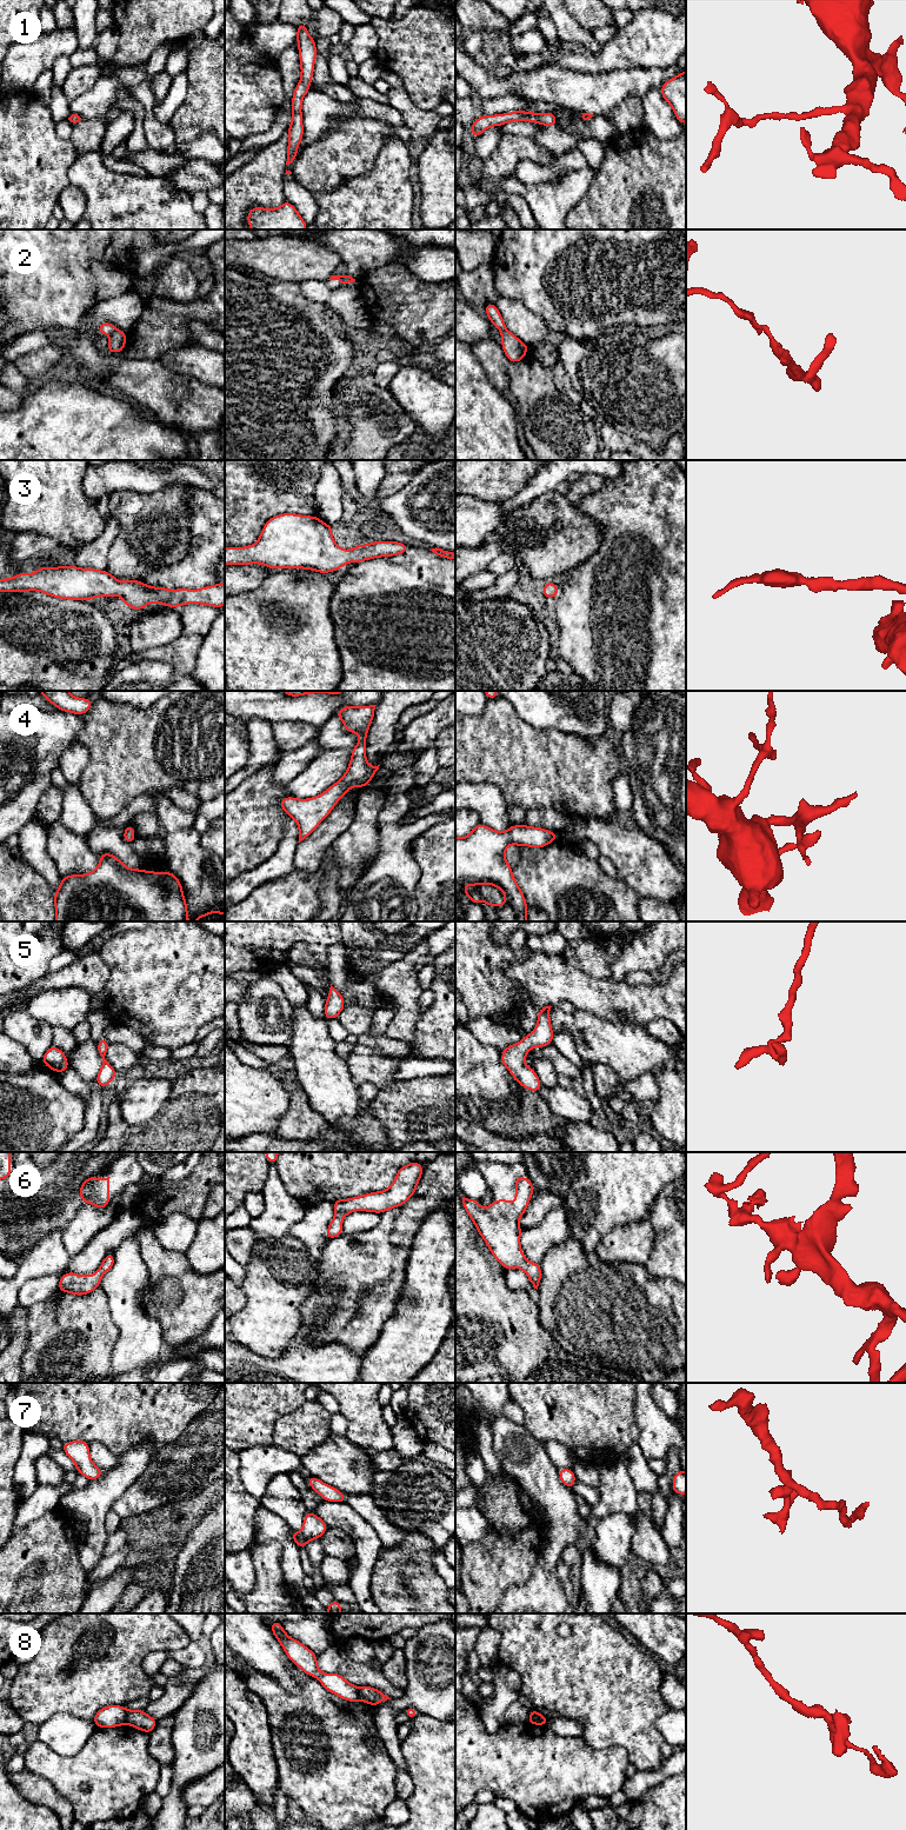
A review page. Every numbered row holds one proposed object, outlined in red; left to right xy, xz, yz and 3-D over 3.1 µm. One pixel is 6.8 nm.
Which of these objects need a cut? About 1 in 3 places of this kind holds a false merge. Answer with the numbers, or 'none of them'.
2, 8

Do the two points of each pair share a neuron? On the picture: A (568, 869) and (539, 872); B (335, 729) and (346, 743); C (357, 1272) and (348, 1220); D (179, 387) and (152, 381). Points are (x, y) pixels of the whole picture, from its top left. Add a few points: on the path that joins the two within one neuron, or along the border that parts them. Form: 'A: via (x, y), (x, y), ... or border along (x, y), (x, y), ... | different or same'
A: via (561, 872), (546, 872) | same
B: via (335, 732), (342, 739) | same
C: border along (377, 1223), (368, 1230), (342, 1233) | different
D: via (172, 387), (159, 387) | same

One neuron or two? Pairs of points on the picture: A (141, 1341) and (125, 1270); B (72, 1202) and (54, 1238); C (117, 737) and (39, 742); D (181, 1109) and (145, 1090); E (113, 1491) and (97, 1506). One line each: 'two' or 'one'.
A: one
B: two
C: two
D: two
E: one

